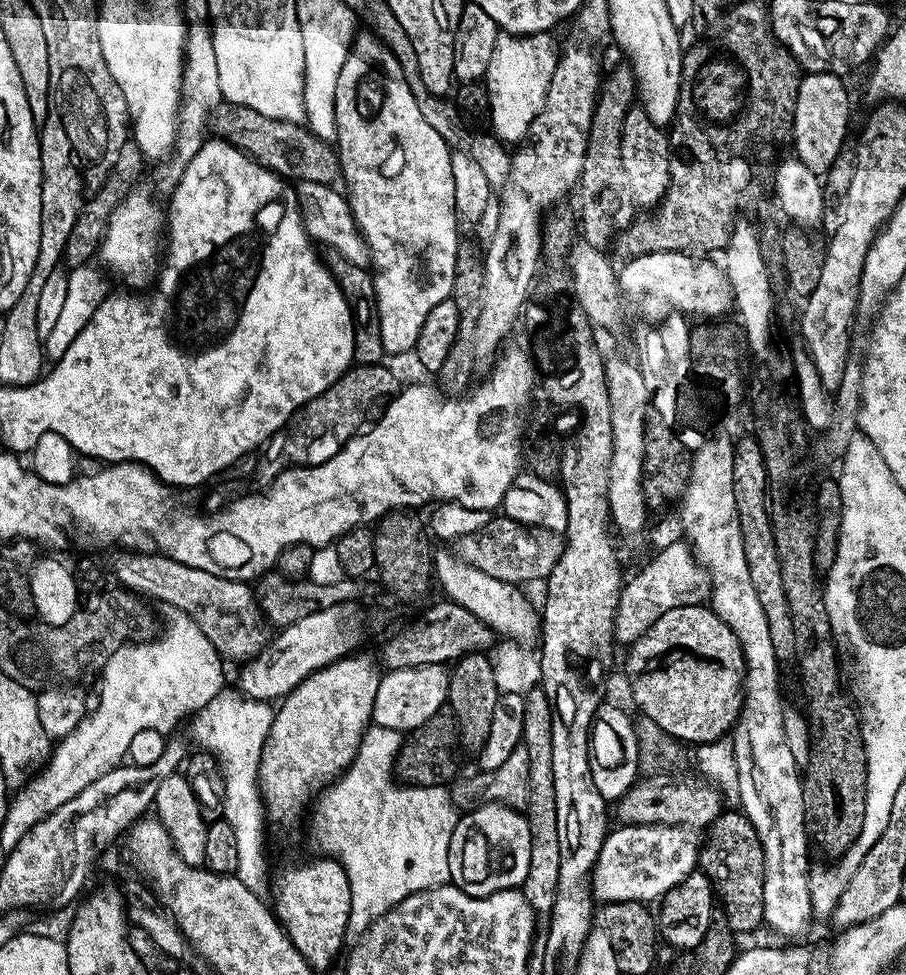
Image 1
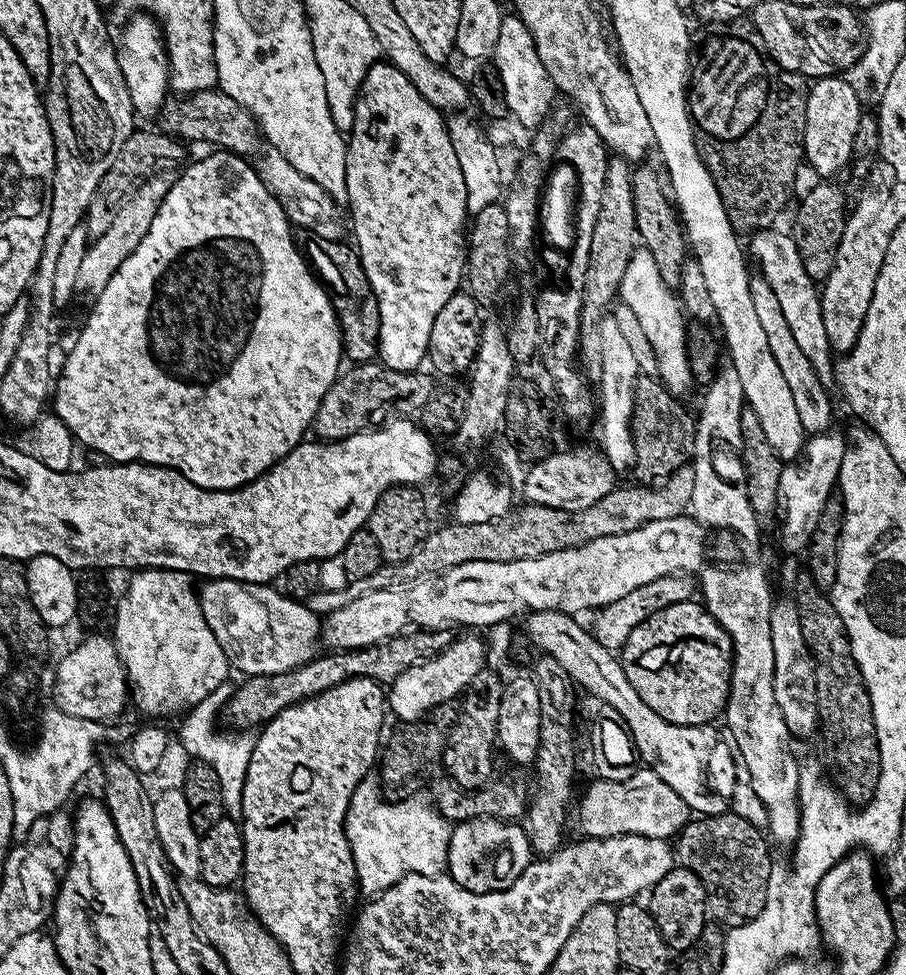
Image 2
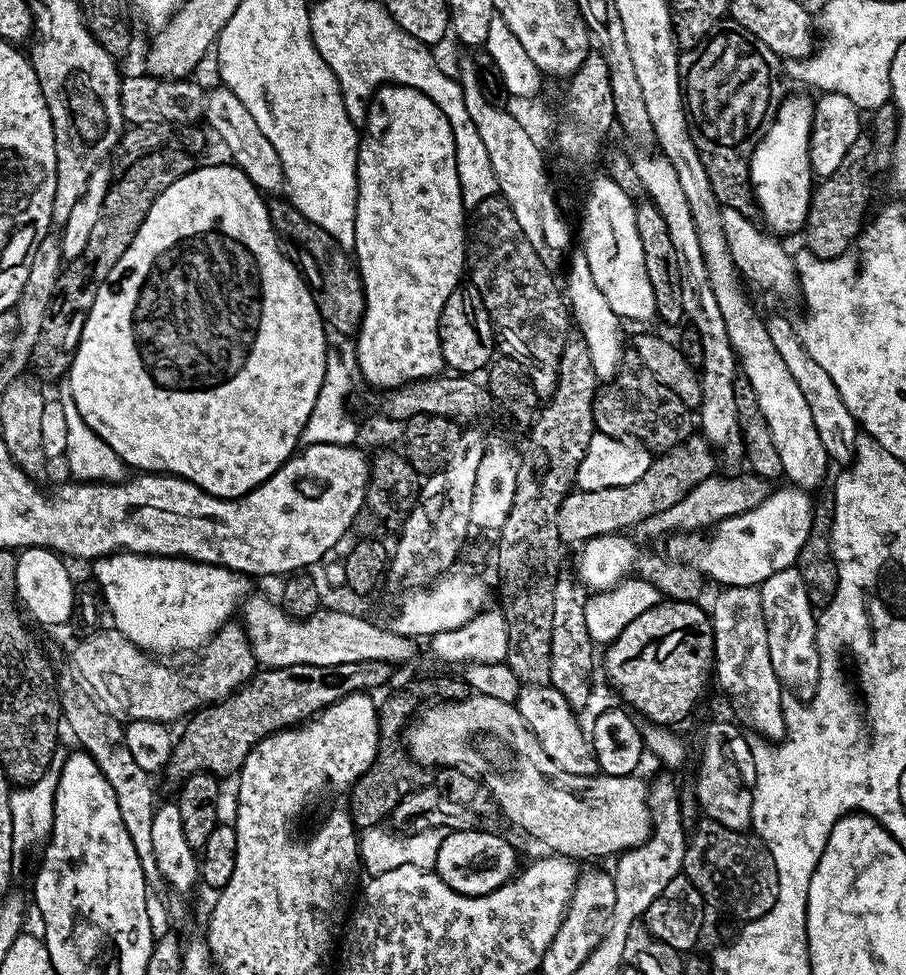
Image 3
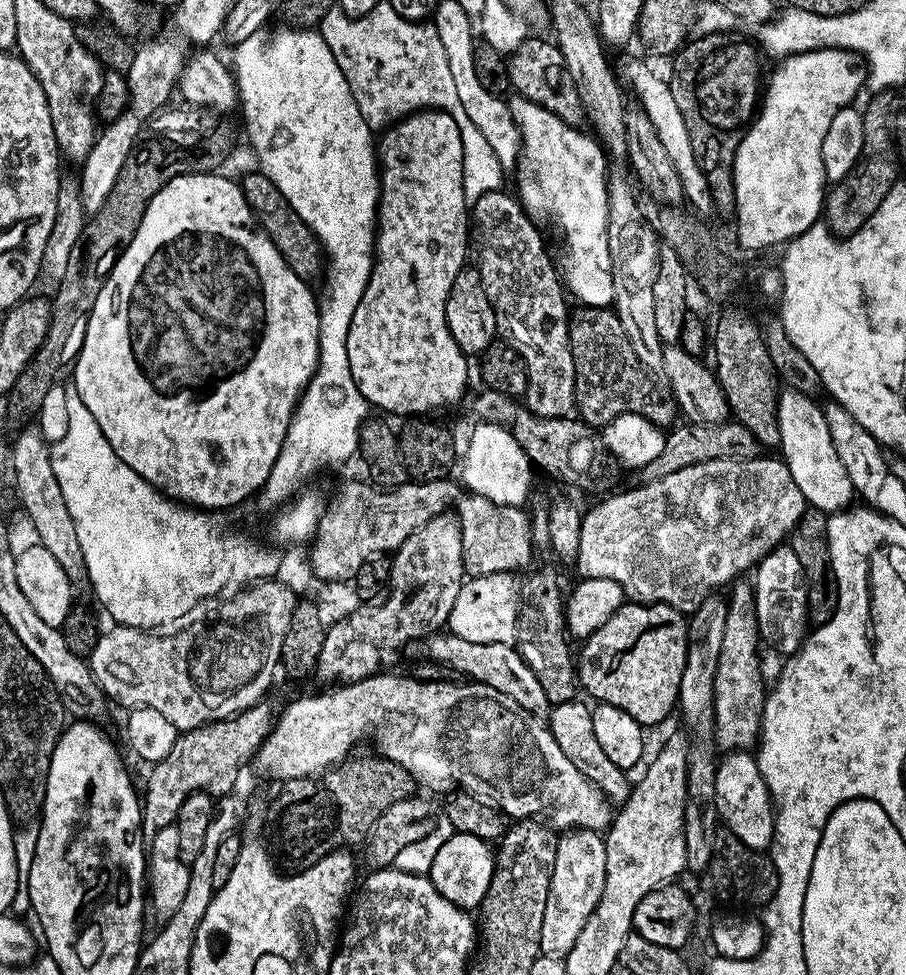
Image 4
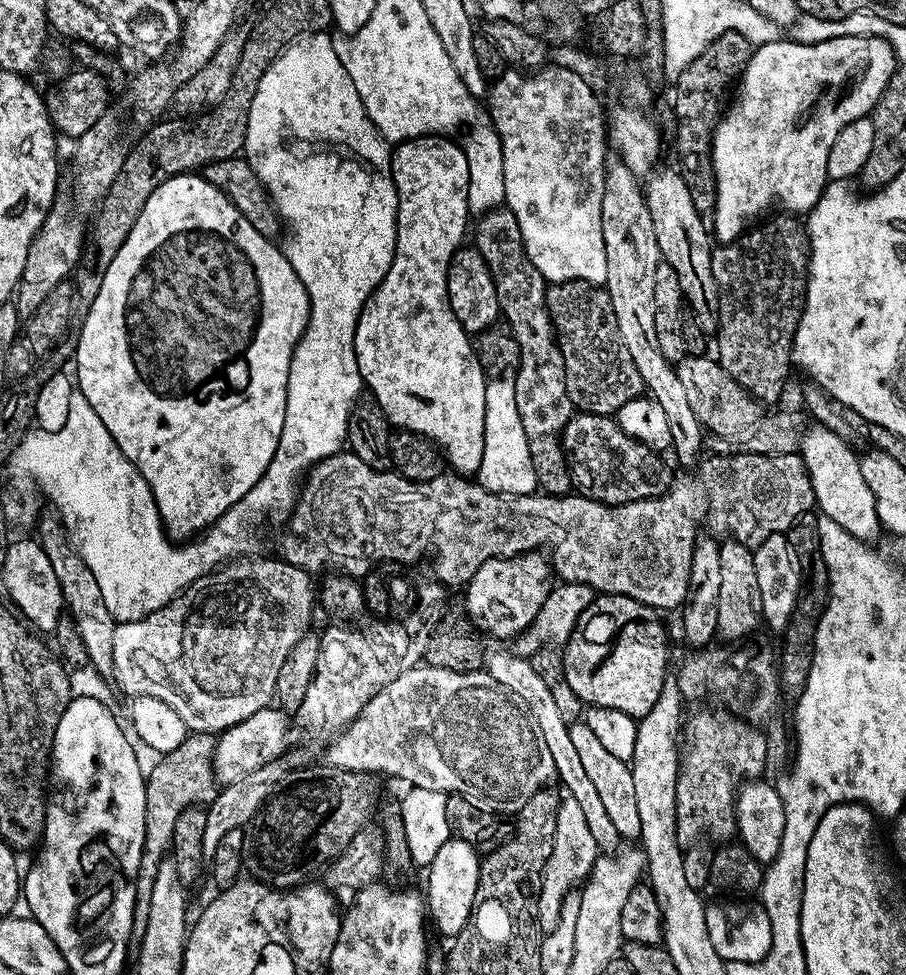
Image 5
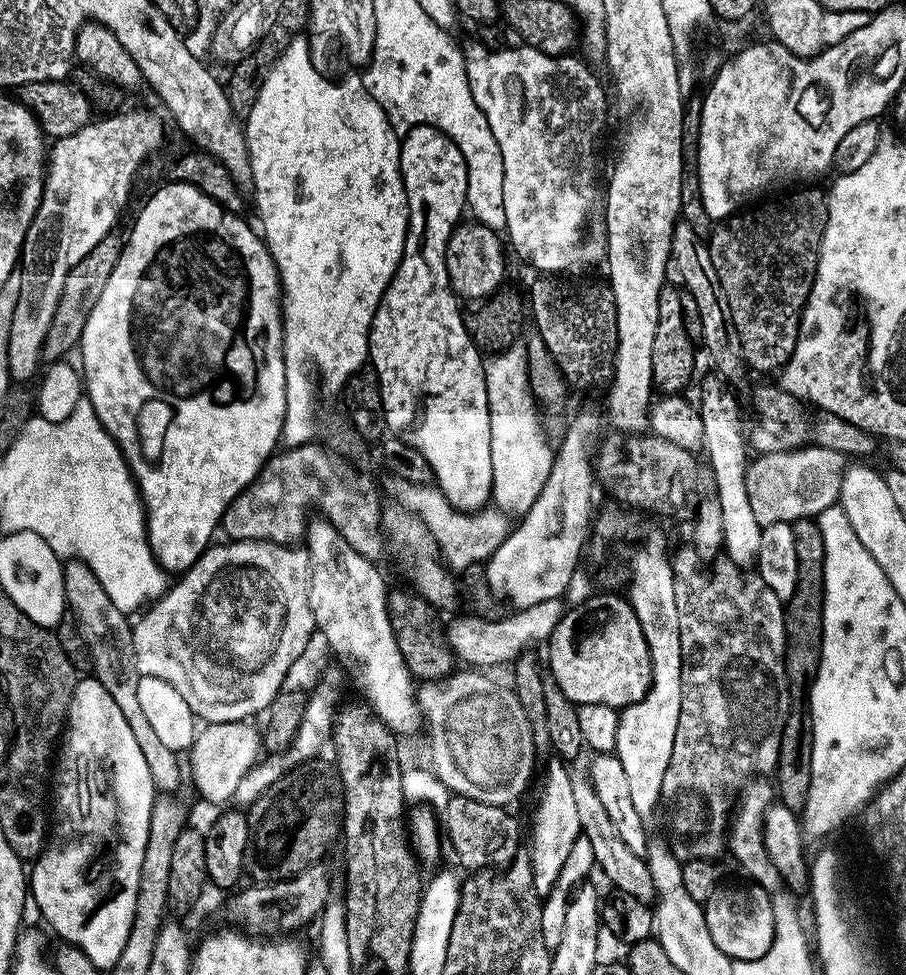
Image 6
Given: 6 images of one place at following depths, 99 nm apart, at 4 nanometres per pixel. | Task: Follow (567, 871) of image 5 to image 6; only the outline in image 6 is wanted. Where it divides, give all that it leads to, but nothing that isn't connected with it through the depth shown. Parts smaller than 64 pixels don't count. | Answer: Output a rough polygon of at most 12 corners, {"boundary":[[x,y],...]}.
{"boundary":[[565,761],[532,812],[534,890],[551,894],[582,834]]}

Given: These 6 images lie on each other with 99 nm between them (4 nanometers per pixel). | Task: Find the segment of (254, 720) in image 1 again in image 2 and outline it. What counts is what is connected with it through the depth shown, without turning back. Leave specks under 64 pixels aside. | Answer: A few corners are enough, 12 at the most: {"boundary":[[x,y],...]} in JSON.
{"boundary":[[226,682],[187,711],[178,738],[222,792],[242,792],[255,737],[218,732]]}

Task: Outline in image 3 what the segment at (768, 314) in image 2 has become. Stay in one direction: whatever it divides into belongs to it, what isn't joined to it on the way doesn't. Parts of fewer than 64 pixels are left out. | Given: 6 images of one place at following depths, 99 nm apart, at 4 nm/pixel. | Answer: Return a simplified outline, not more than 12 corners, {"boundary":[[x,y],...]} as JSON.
{"boundary":[[765,324],[805,395],[829,459],[855,456],[860,428],[834,380],[808,354],[797,329]]}

